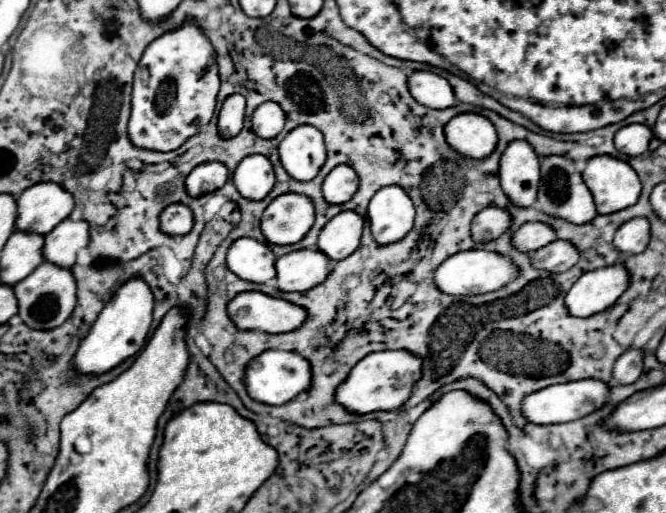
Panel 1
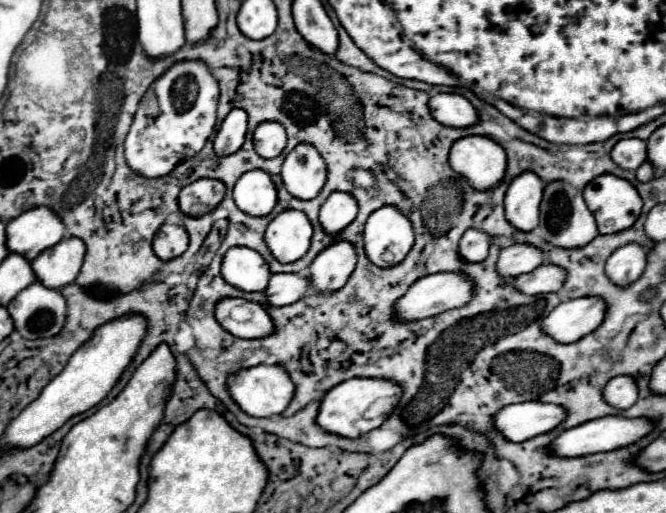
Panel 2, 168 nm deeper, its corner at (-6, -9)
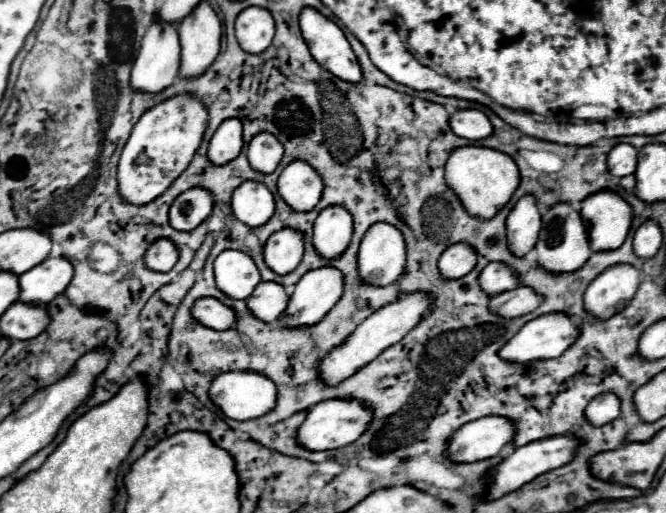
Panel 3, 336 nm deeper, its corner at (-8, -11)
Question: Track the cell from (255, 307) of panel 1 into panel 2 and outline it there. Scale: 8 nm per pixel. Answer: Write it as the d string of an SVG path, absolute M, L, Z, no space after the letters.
M232 297L220 299L214 307L214 315L228 333L242 339L266 337L266 333L274 329L262 305L246 299L232 299Z

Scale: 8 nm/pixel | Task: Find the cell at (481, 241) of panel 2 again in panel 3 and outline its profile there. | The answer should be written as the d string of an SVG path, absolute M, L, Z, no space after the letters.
M454 243L442 253L438 267L446 279L460 279L476 267L476 251L468 243Z

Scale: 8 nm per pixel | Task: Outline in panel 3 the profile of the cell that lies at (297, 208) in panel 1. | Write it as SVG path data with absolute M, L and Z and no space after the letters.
M284 227L272 233L264 245L264 261L278 275L294 271L302 255L304 255L304 237L300 235L300 231L292 231L292 227Z

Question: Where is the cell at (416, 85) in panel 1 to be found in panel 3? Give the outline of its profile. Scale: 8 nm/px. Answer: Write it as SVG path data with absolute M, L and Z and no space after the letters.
M458 109L450 115L450 127L456 135L478 141L492 133L492 123L480 109Z

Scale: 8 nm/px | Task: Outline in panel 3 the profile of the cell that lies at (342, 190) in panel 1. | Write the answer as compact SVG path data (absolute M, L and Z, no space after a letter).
M332 205L320 211L318 219L314 221L314 247L316 251L326 257L334 259L342 255L352 239L352 215L348 209L340 205Z

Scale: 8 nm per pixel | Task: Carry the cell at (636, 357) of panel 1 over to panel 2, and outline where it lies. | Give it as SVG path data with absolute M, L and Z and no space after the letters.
M614 377L606 383L602 397L610 407L624 411L638 399L638 389L634 389L634 381L630 381L630 377Z

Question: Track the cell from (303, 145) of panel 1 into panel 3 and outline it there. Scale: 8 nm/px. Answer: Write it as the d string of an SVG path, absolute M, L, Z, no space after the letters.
M296 159L296 163L290 163L284 167L278 179L278 193L282 199L296 211L310 211L320 201L324 183L318 175L318 171L304 163L302 159Z

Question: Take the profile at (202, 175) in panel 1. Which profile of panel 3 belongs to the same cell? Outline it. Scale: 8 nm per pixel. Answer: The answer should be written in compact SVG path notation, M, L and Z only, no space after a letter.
M192 187L174 199L170 207L170 225L178 231L192 231L210 215L212 207L212 193L202 187Z

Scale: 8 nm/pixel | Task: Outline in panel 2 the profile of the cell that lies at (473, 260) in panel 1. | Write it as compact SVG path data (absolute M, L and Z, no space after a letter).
M436 273L414 281L392 311L398 321L418 321L462 307L466 301L470 301L470 281L462 281L460 273Z

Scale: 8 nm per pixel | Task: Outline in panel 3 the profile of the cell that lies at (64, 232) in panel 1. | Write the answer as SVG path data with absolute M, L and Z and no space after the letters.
M64 255L48 257L44 263L32 267L32 271L20 275L20 301L46 305L66 291L72 275L74 267Z

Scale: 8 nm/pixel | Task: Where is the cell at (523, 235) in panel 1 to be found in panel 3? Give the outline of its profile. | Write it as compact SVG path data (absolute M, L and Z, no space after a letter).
M488 263L480 275L480 287L490 295L516 289L518 283L520 279L516 279L516 271L512 271L506 263Z

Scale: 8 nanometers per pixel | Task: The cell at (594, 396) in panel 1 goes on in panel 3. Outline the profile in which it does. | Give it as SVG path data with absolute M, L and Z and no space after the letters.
M500 415L476 419L454 433L448 455L456 463L488 459L498 455L502 447L510 445L512 435L516 435L516 429L508 419L500 419Z

